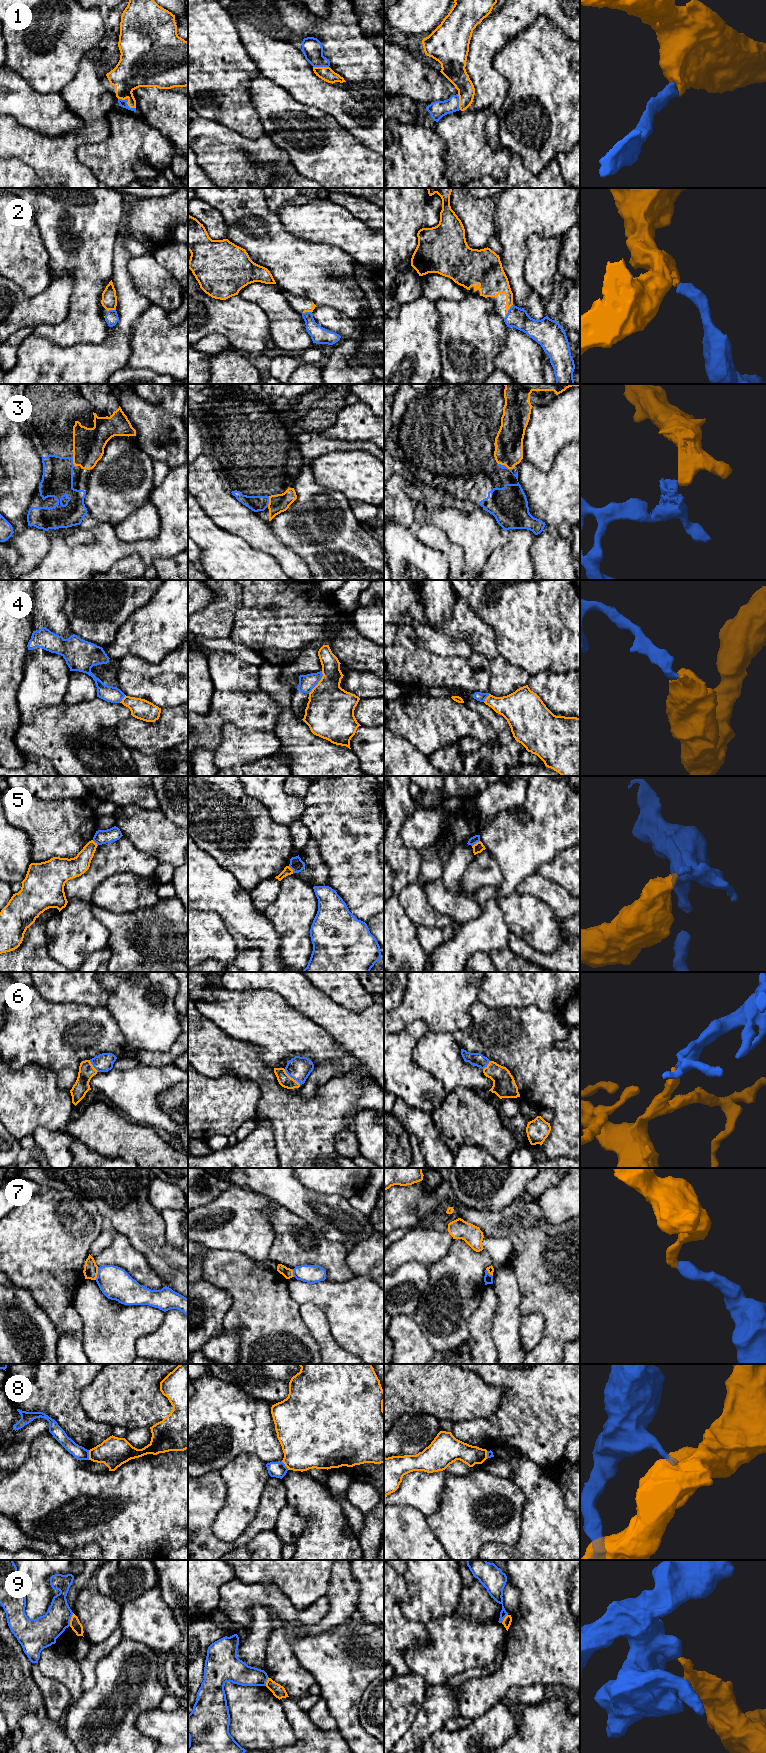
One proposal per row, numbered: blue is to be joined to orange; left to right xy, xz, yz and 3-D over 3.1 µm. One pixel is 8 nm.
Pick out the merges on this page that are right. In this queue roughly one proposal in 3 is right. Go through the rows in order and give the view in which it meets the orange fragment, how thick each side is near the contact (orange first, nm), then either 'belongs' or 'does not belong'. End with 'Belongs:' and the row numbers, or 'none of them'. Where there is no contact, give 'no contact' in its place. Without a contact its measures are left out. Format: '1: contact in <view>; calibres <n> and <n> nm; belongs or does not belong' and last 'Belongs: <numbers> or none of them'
1: contact in xy; calibres 260 and 60 nm; belongs
2: contact in yz; calibres 220 and 160 nm; belongs
3: contact in yz; calibres 220 and 30 nm; belongs
4: contact in xz; calibres 380 and 130 nm; does not belong
5: contact in yz; calibres 80 and 70 nm; does not belong
6: contact in xz; calibres 100 and 190 nm; belongs
7: contact in xy; calibres 120 and 260 nm; does not belong
8: contact in xy; calibres 240 and 110 nm; does not belong
9: contact in xy; calibres 90 and 240 nm; does not belong
Belongs: 1, 2, 3, 6

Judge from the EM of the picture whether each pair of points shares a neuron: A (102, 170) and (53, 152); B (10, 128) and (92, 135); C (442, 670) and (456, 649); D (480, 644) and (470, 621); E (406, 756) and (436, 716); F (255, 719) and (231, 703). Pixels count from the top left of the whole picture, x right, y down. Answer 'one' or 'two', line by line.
A: two
B: one
C: two
D: one
E: two
F: one

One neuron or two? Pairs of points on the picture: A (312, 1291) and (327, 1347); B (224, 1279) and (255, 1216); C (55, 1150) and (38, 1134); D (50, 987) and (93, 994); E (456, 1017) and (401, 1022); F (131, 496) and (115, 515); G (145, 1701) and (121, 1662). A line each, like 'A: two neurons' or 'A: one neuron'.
A: two neurons
B: two neurons
C: one neuron
D: one neuron
E: one neuron
F: one neuron
G: one neuron

